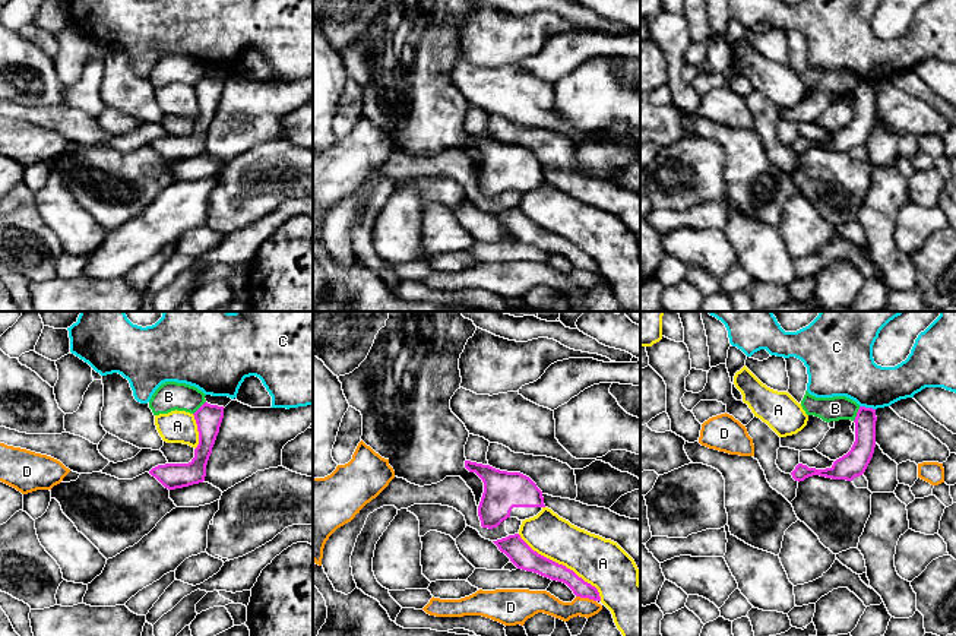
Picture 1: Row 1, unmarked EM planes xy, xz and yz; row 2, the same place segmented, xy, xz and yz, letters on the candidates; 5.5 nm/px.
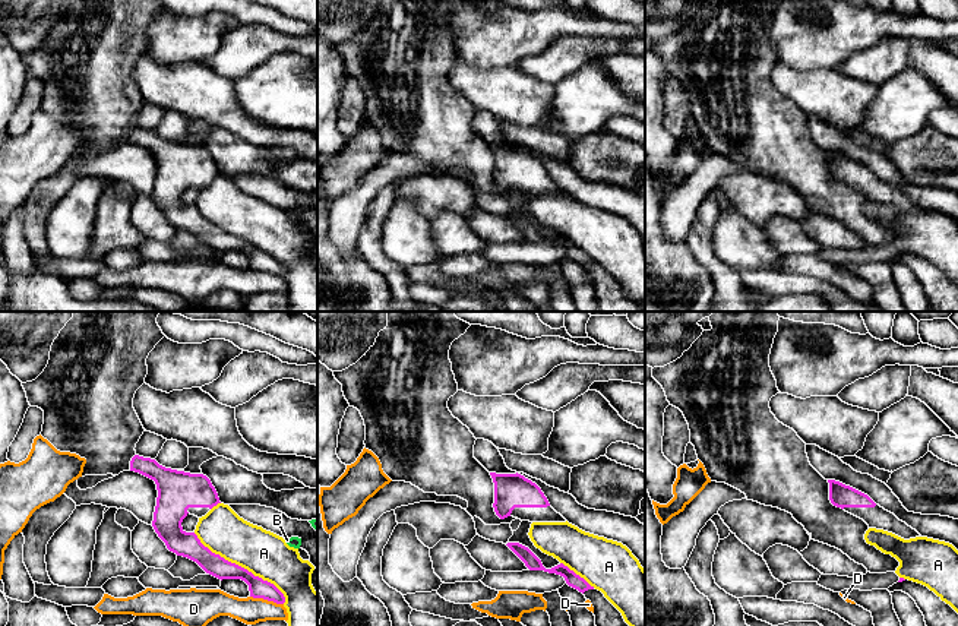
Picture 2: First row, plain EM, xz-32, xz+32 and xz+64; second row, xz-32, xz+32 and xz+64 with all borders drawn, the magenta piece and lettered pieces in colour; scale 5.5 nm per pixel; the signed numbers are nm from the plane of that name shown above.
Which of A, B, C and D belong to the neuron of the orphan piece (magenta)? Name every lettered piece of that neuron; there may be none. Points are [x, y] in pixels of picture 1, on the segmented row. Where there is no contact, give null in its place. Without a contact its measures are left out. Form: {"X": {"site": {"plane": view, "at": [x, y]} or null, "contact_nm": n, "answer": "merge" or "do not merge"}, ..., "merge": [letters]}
{"A": {"site": {"plane": "xz", "at": [562, 565]}, "contact_nm": 600, "answer": "do not merge"}, "B": {"site": {"plane": "yz", "at": [857, 414]}, "contact_nm": 90, "answer": "do not merge"}, "C": {"site": {"plane": "yz", "at": [867, 408]}, "contact_nm": 90, "answer": "do not merge"}, "D": {"site": {"plane": "xz", "at": [586, 597]}, "contact_nm": 120, "answer": "do not merge"}, "merge": []}

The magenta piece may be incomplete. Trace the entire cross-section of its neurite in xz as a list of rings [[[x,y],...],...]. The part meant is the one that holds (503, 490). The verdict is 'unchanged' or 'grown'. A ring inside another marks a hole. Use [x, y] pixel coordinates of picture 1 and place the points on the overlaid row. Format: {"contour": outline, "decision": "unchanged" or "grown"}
{"contour": [[[465,461],[465,468],[475,472],[484,482],[478,506],[482,528],[497,528],[507,518],[525,520],[545,507],[542,491],[520,472],[500,471],[471,461]]], "decision": "grown"}

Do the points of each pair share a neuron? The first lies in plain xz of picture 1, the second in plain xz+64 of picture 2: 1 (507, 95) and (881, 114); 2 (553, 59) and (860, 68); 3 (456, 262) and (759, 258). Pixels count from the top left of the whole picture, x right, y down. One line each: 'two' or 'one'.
1: two
2: one
3: two

